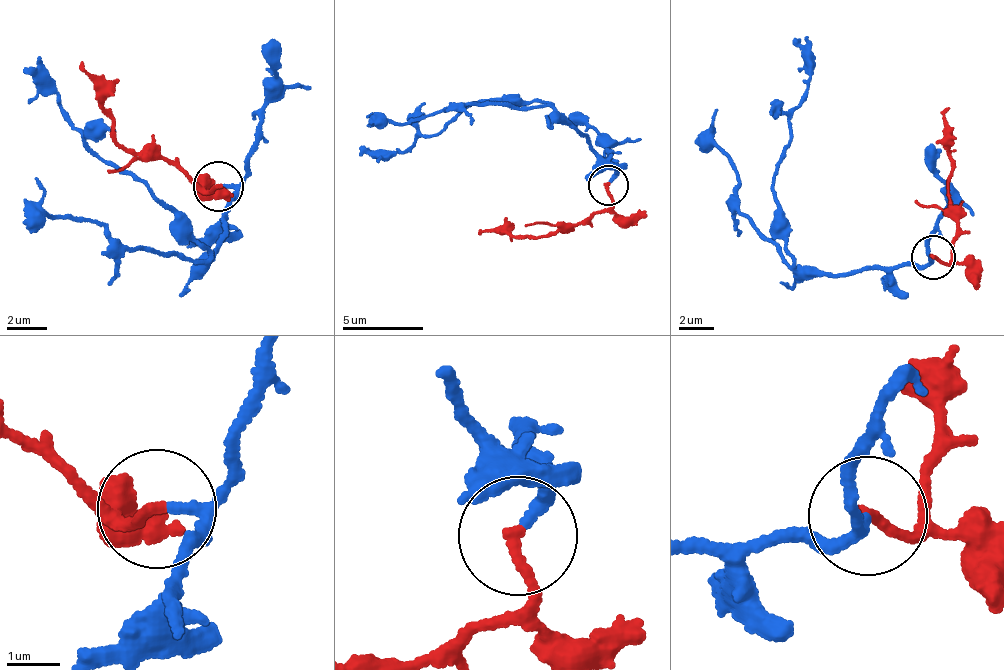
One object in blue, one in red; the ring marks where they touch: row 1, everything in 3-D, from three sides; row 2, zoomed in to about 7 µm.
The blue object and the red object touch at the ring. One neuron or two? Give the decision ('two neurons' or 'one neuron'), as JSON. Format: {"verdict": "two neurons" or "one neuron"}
{"verdict": "one neuron"}

